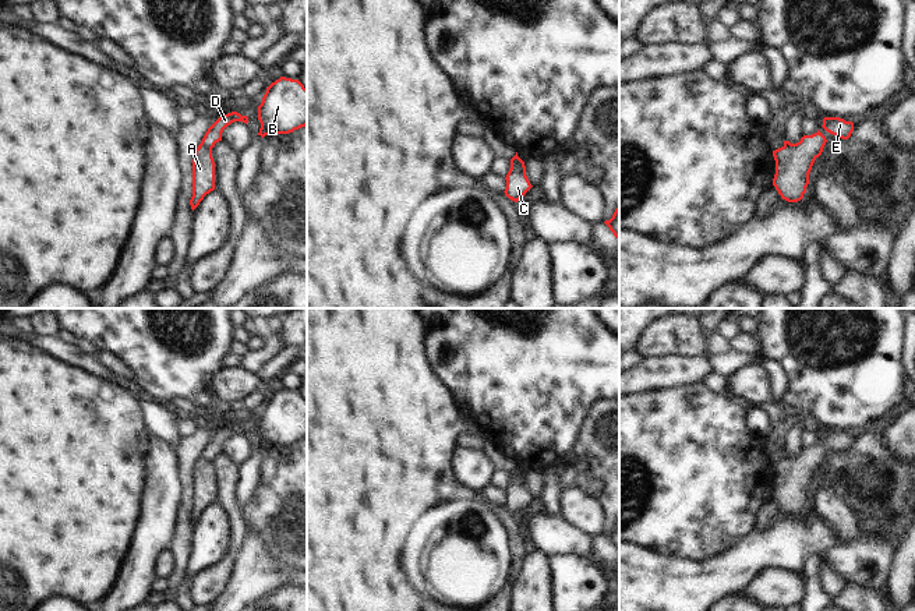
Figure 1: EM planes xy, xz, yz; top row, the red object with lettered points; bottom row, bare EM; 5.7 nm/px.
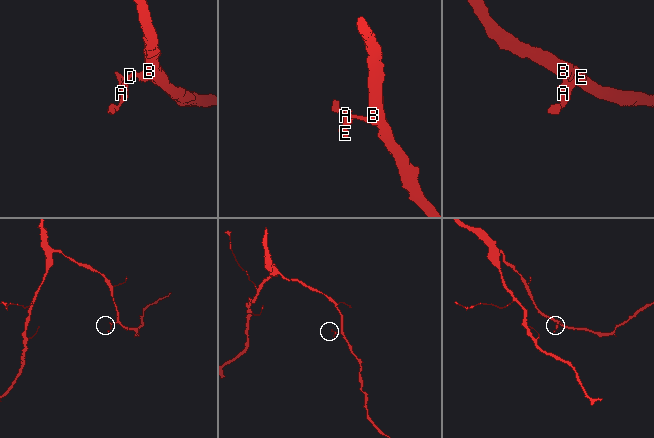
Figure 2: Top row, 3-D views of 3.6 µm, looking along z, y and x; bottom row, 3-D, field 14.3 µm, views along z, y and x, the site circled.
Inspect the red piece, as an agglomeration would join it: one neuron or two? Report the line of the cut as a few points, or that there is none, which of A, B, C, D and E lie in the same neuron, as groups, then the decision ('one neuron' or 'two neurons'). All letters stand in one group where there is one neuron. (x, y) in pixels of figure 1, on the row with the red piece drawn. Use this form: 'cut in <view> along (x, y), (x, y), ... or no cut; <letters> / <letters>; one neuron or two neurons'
cut in xy along (200, 144), (211, 149); A C E / B D; two neurons

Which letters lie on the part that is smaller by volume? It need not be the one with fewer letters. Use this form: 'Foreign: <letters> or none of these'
Foreign: A, C, E

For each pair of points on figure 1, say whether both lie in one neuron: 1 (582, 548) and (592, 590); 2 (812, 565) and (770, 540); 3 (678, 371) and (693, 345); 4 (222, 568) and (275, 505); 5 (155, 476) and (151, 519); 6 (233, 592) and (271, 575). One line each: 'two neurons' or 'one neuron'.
1: two neurons
2: two neurons
3: two neurons
4: two neurons
5: one neuron
6: one neuron

